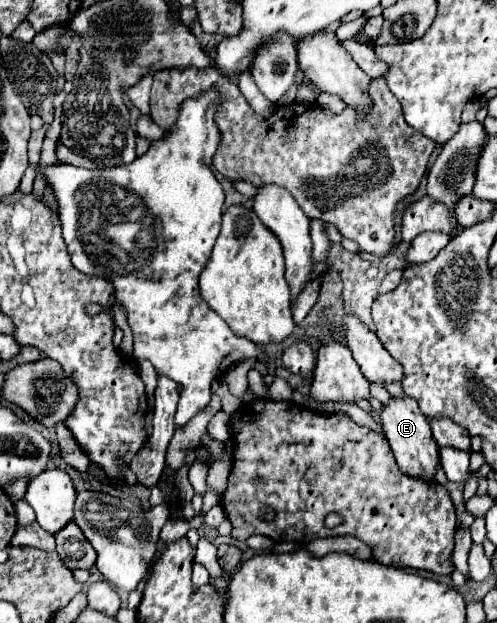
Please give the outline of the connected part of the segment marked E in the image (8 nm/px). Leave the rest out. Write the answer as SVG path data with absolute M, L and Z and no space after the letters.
M406 394L400 396L400 398L392 396L390 402L382 406L380 426L382 426L382 432L384 432L388 444L390 444L392 452L394 452L394 458L396 458L400 470L406 472L408 476L414 476L414 478L434 480L436 464L440 462L438 444L432 438L428 418L418 408L418 402L412 396L406 396Z

